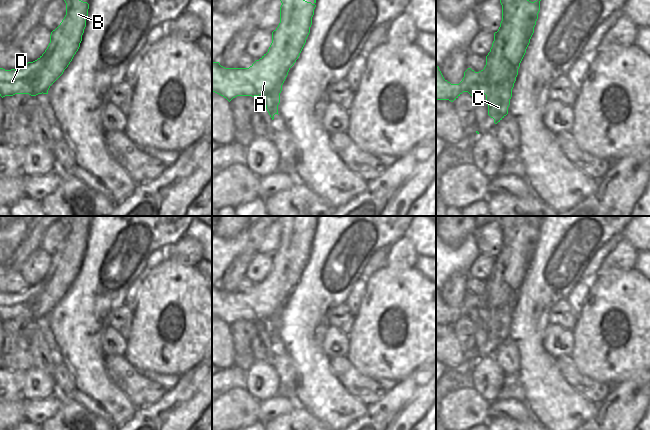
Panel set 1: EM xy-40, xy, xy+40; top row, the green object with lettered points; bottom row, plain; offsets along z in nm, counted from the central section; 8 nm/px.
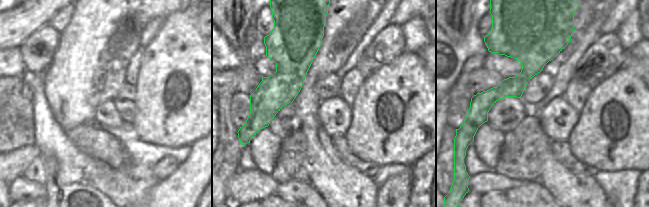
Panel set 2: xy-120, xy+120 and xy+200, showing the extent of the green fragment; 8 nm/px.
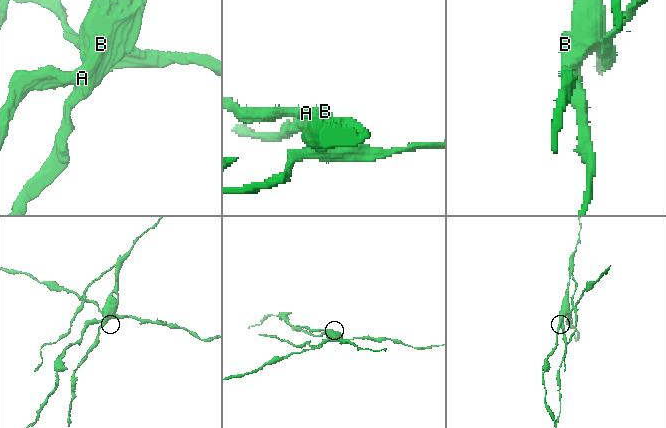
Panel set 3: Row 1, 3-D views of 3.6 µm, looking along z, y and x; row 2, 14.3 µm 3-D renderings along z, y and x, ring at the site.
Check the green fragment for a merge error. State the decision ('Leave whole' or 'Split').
Split.

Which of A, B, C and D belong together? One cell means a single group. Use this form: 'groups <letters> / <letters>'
groups A D / B C

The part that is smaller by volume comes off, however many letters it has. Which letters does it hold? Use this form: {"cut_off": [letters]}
{"cut_off": ["A", "D"]}

